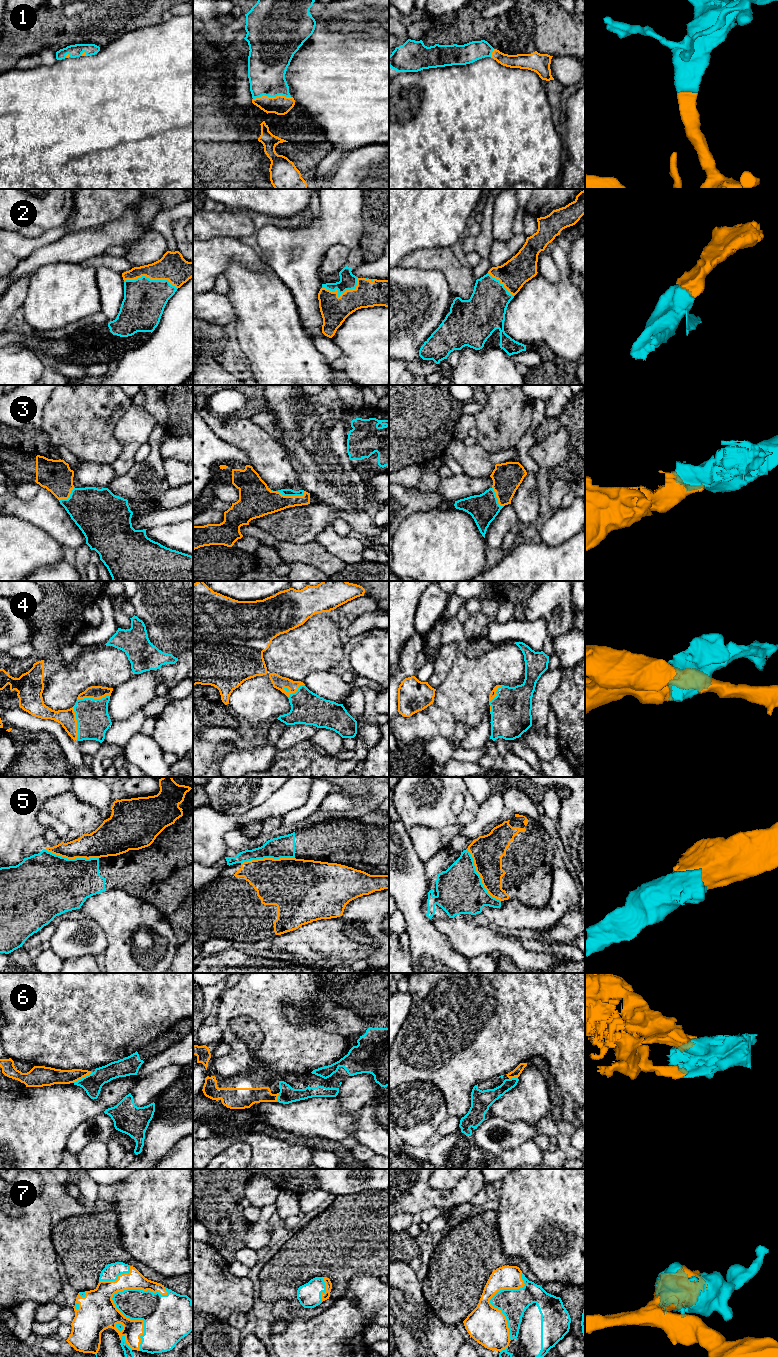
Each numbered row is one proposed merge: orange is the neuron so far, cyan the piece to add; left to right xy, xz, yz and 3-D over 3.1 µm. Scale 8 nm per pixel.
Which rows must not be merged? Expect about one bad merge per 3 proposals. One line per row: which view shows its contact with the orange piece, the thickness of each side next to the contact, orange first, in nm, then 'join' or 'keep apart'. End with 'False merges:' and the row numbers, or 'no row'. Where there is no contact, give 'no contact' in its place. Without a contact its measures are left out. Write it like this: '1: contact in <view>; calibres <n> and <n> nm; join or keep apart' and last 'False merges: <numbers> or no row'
1: contact in xz; calibres 160 and 300 nm; join
2: contact in xy; calibres 220 and 340 nm; join
3: contact in xz; calibres 240 and 60 nm; join
4: contact in xy; calibres 140 and 260 nm; join
5: contact in yz; calibres 260 and 380 nm; keep apart
6: contact in xy; calibres 140 and 160 nm; join
7: contact in xy; calibres 300 and 260 nm; join
False merges: 5

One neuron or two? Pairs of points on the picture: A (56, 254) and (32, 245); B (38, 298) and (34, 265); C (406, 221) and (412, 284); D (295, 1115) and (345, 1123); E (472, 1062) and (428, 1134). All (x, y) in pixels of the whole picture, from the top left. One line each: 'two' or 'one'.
A: two
B: two
C: two
D: one
E: two

